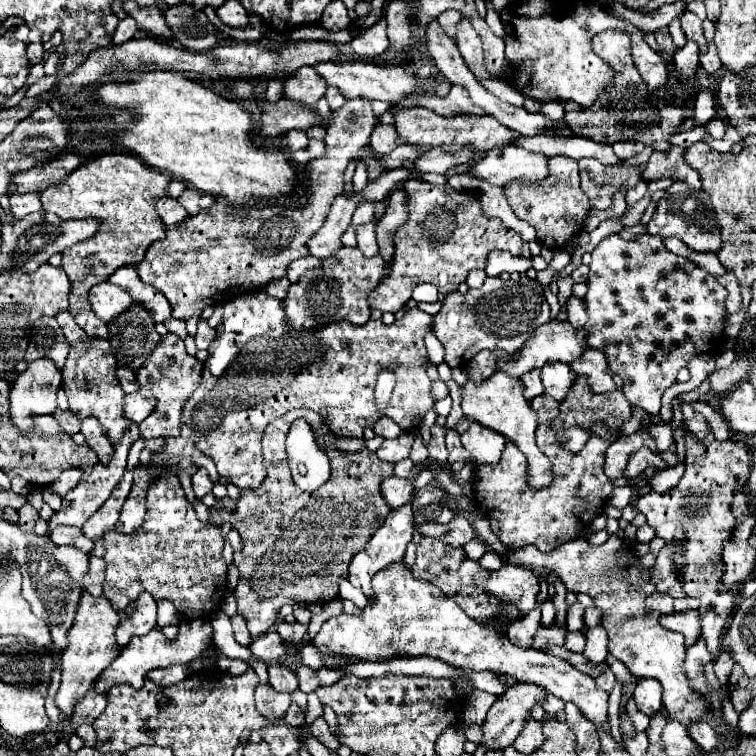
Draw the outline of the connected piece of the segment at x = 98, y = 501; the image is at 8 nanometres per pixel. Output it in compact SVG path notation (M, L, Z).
M131 422L129 424L129 430L119 438L119 442L113 446L113 456L107 464L103 462L97 462L91 470L91 474L83 476L83 480L79 482L79 486L75 486L71 492L67 492L67 496L63 498L63 506L59 512L53 514L53 518L49 520L49 530L57 528L59 524L65 524L65 526L83 526L85 520L95 512L99 510L99 506L103 506L103 502L111 496L111 490L117 486L117 482L121 480L123 472L125 472L125 460L127 460L127 454L129 454L129 448L135 440L141 440L141 432L139 432L139 424L137 422Z

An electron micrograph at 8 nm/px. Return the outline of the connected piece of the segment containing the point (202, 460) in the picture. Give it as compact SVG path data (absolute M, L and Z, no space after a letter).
M193 450L191 460L193 460L193 466L205 466L205 468L209 470L209 476L211 476L213 480L219 480L219 474L217 474L217 470L215 470L215 466L213 466L213 460L211 460L211 458L203 456L199 450Z

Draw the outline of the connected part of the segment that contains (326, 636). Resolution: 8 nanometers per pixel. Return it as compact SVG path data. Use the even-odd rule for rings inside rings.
M393 562L387 568L383 568L381 572L377 572L371 580L373 584L373 600L369 600L369 604L365 606L365 610L357 616L335 616L329 618L319 634L313 638L313 644L319 648L323 664L333 668L337 664L341 664L343 660L355 662L355 660L369 660L369 662L377 662L377 660L387 660L393 656L429 656L435 660L441 660L445 664L451 664L455 668L465 668L465 670L491 670L495 674L513 674L519 682L535 682L545 686L553 696L565 700L565 702L573 702L585 716L589 722L595 724L595 728L599 730L607 730L609 728L609 714L607 714L607 692L603 692L601 688L595 686L595 680L579 670L575 670L569 662L545 654L541 650L533 650L533 648L519 648L513 646L509 642L509 638L497 638L497 634L493 634L489 628L481 626L479 622L471 620L451 598L447 598L441 590L437 590L437 586L433 586L429 580L421 580L415 578L411 568L407 568L405 562Z

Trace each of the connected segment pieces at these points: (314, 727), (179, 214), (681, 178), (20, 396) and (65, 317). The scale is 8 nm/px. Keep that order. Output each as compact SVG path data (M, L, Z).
M319 716L317 720L313 720L313 724L311 724L309 728L311 728L313 736L315 736L315 738L317 738L321 744L329 746L329 750L337 750L339 742L337 742L337 738L331 734L331 730L329 730L329 724L325 722L325 718L323 718L323 716Z
M169 196L159 198L159 200L155 202L155 206L157 206L157 212L159 212L161 220L163 220L167 226L179 224L179 222L183 222L185 216L187 216L187 210L185 210L175 198L169 198Z
M673 148L673 152L653 152L647 168L643 172L643 180L645 178L671 178L673 182L685 182L689 184L693 190L701 190L701 178L697 174L697 170L693 170L691 166L685 164L683 160L683 148Z
M41 358L29 362L27 370L11 386L11 420L21 432L31 428L33 414L51 414L57 408L57 390L61 372L53 360Z
M61 312L55 318L71 346L63 368L63 378L91 382L95 376L103 376L107 382L117 382L117 360L111 344L105 338L89 338L77 322L73 322L69 312Z

